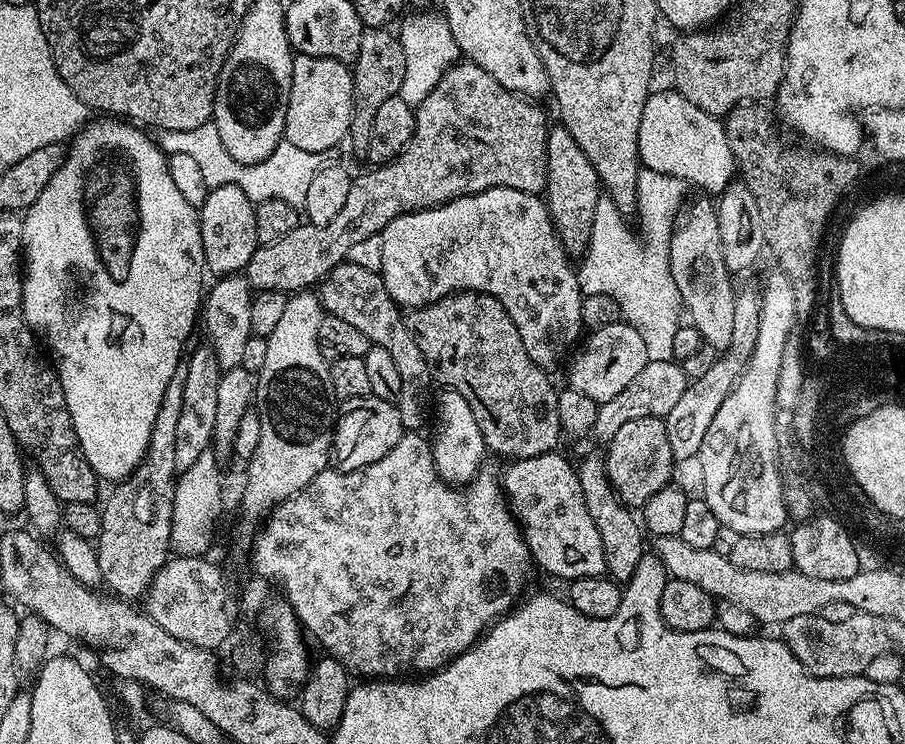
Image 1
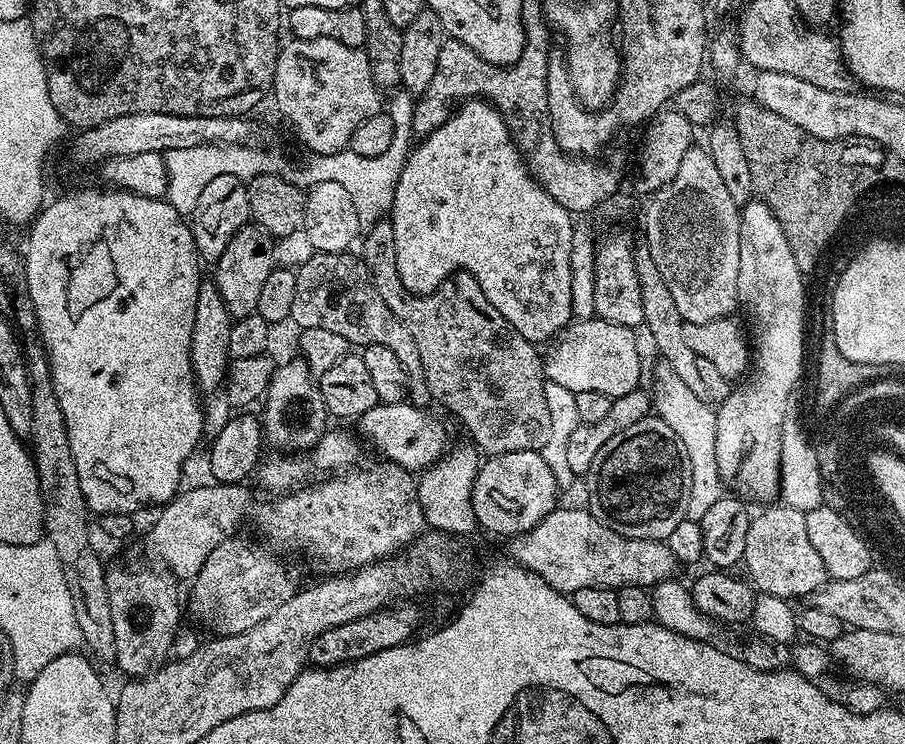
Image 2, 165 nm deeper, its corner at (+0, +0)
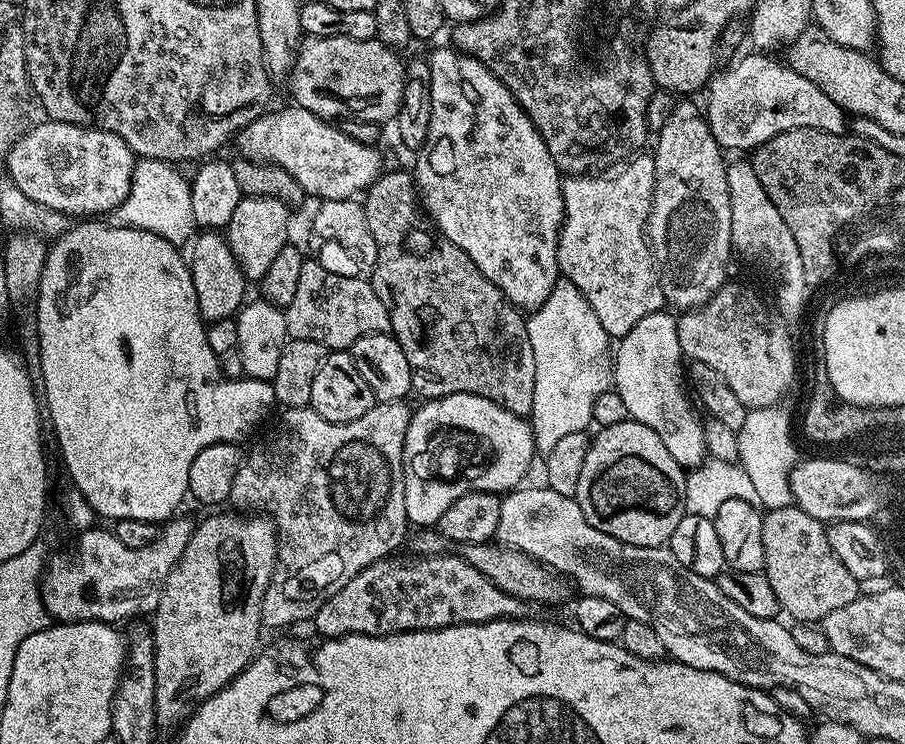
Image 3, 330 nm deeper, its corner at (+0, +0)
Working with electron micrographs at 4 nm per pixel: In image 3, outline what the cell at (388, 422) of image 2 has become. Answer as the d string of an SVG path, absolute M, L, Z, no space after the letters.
M465 392L428 398L423 403L420 409L413 411L404 443L404 493L409 525L439 525L448 507L468 492L507 494L527 481L524 479L538 453L532 425L525 417L516 416L490 398Z

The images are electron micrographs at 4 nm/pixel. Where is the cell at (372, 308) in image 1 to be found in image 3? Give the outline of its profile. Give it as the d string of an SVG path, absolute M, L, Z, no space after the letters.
M312 258L305 259L294 302L284 312L288 335L293 340L313 340L328 350L351 349L358 338L375 332L388 332L390 314L371 283L360 276L343 276L323 268Z

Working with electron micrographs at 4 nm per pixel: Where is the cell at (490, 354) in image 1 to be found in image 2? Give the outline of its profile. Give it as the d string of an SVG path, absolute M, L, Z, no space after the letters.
M391 219L377 221L363 233L362 244L363 240L362 259L374 282L374 290L378 290L386 306L394 310L398 322L410 330L418 346L418 355L422 358L426 386L433 401L449 408L464 423L465 430L472 435L471 443L481 453L497 456L518 450L540 452L550 438L550 409L546 407L546 379L541 349L522 338L522 334L518 334L518 330L514 330L514 326L510 326L510 322L506 322L506 318L502 318L502 314L490 306L490 298L482 294L482 286L478 286L478 282L468 272L456 272L446 277L428 296L416 296L406 290L406 286L402 286L402 278L398 278Z

